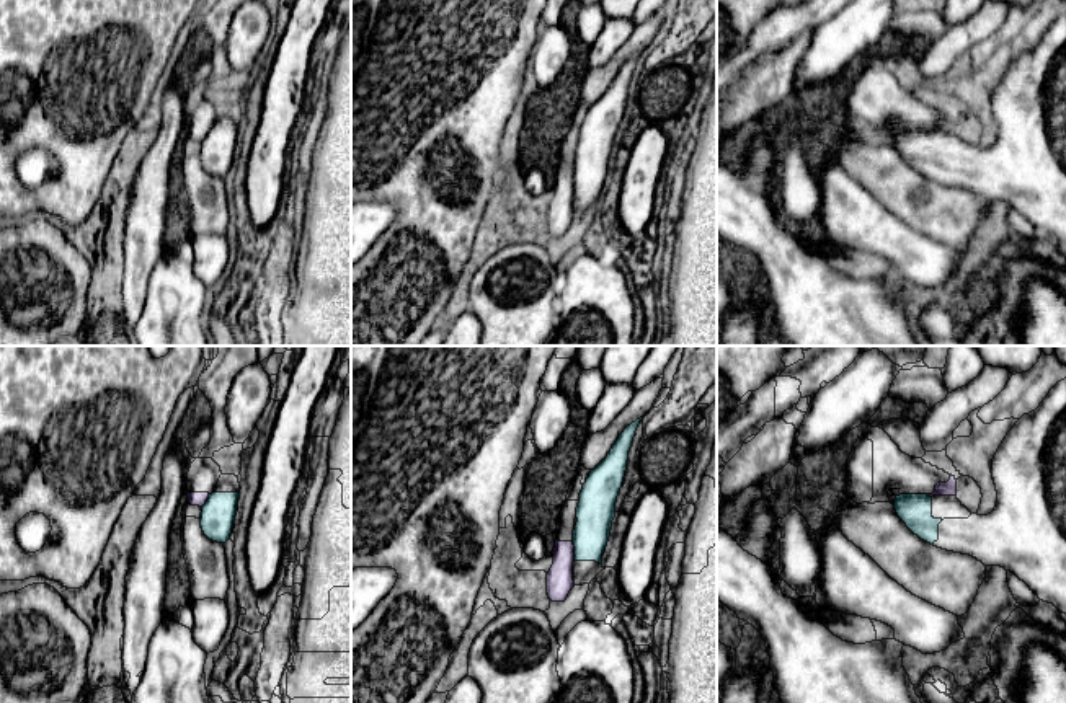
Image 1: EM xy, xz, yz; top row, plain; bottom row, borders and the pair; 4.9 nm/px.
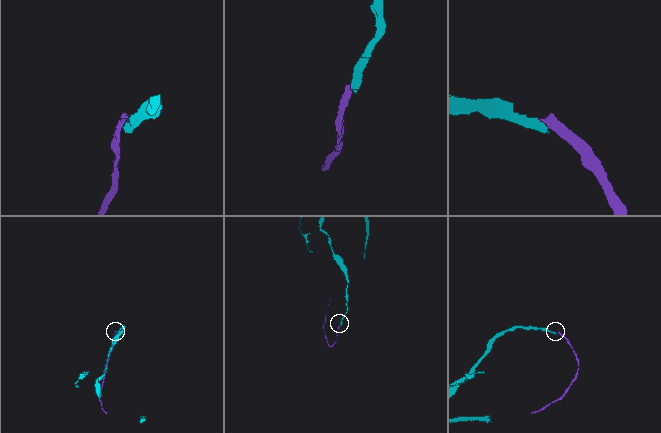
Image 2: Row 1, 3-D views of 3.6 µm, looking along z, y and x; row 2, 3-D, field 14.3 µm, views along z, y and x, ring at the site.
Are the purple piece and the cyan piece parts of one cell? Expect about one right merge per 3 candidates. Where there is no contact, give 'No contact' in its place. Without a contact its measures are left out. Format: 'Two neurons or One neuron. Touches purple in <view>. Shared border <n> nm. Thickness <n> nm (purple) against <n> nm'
Two neurons. Touches purple in xz. Shared border 100 nm. Thickness 130 nm (purple) against 190 nm

